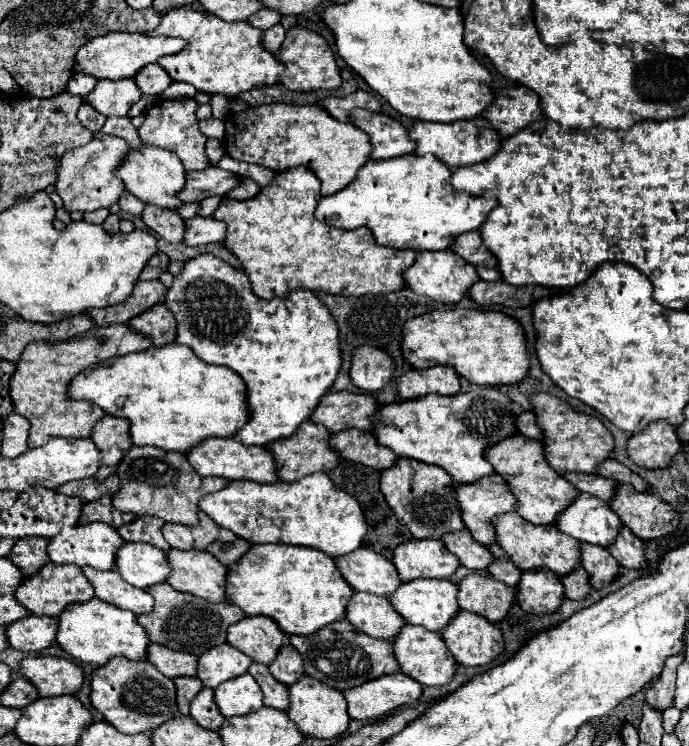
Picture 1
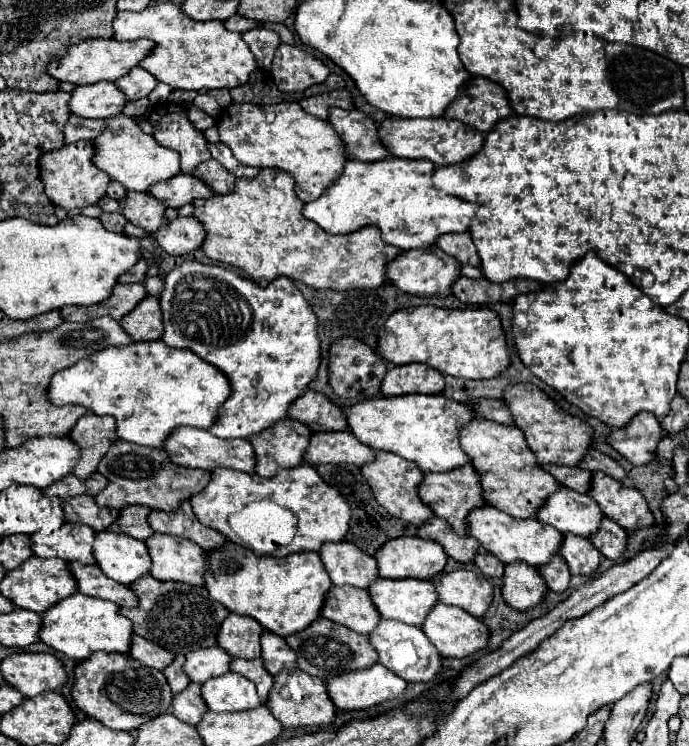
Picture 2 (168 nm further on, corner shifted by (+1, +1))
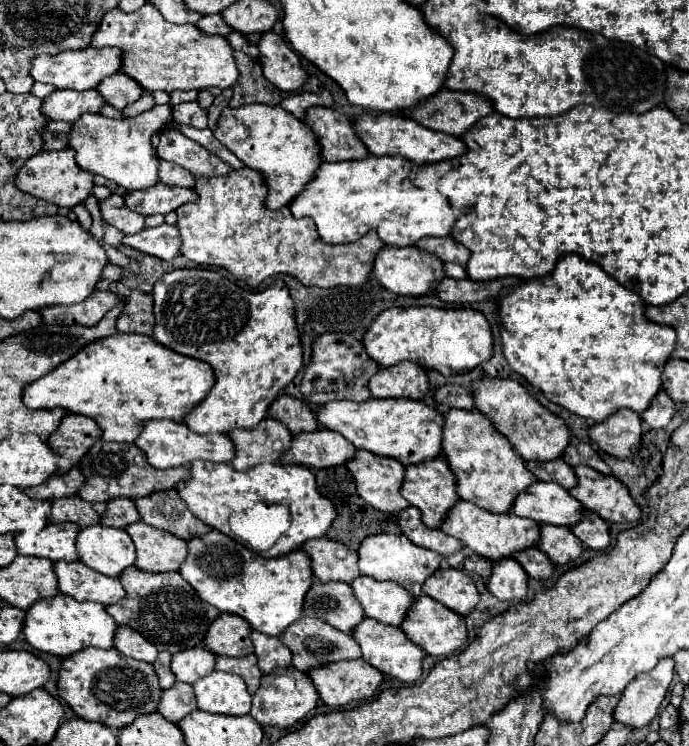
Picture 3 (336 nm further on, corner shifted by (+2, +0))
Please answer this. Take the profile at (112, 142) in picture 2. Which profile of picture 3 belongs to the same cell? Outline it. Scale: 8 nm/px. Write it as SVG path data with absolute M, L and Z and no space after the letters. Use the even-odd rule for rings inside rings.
M156 105L152 111L146 111L144 115L138 115L134 119L108 119L98 113L86 113L82 115L82 119L76 119L72 123L68 147L76 151L76 163L84 171L116 181L120 187L128 191L146 189L150 185L156 185L158 181L166 185L194 187L194 179L190 171L174 163L160 161L150 145L152 135L162 131L170 119L172 119L172 111L168 105Z

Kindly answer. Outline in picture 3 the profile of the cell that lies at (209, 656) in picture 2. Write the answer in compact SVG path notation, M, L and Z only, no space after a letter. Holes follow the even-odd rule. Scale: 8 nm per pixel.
M194 647L190 651L178 651L172 655L172 673L182 683L194 683L214 671L216 655L204 647Z

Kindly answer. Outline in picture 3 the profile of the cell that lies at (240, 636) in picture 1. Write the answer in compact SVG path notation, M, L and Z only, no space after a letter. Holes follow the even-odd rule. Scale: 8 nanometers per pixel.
M220 613L218 619L210 623L204 645L214 655L228 657L242 657L254 651L250 641L250 625L234 613Z

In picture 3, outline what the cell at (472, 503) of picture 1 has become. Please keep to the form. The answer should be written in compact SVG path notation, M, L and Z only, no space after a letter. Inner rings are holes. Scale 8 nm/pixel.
M442 457L430 463L418 463L418 467L406 467L406 475L404 475L400 493L410 505L422 511L422 521L426 523L426 527L434 527L434 529L440 527L446 513L460 501L460 497L456 495L456 477L450 471L448 461Z

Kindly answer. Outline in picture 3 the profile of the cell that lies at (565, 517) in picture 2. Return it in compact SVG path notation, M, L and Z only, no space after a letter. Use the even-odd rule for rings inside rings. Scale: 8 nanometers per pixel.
M536 481L514 499L510 513L534 519L536 523L572 527L582 517L582 509L582 503L564 487L558 487L558 483Z

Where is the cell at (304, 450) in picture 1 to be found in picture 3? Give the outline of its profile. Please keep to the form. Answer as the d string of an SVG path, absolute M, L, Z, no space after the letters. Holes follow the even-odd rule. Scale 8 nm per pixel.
M262 419L258 427L230 431L228 437L234 443L234 461L230 463L238 471L246 471L260 463L278 461L286 449L290 449L290 431L276 419Z

